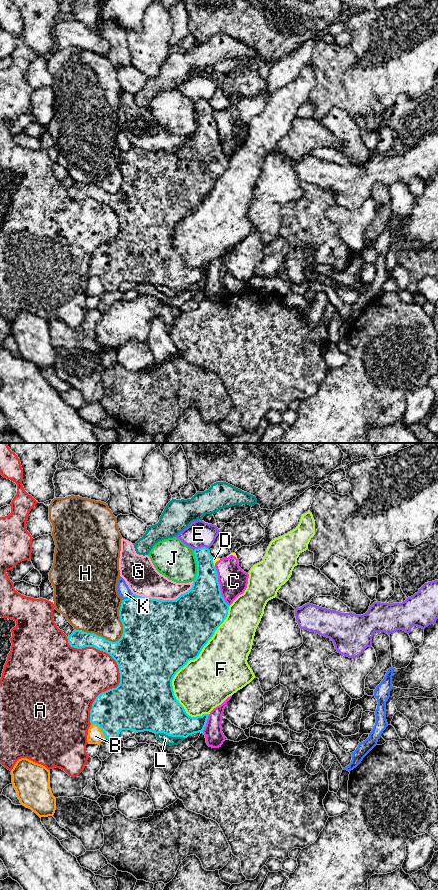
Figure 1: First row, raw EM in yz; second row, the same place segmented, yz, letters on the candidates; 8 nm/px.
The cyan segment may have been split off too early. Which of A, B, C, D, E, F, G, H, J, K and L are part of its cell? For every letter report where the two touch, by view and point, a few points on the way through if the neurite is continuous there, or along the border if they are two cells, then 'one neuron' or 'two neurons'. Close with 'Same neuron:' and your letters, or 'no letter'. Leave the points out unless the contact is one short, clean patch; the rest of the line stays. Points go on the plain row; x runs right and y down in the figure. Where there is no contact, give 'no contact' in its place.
A: meets cyan in yz at (119, 222); two neurons
B: meets cyan in yz at (100, 280); two neurons
C: meets cyan in yz at (219, 138); two neurons
D: meets cyan in yz at (212, 114); border along yz (212, 110), (214, 118); two neurons
E: meets cyan in yz at (201, 99); border along yz (208, 100), (201, 99), (194, 102); two neurons
F: meets cyan in yz at (189, 212); two neurons
G: meets cyan in yz at (165, 152); two neurons
H: meets cyan in yz at (116, 193); two neurons
J: meets cyan in yz at (197, 118); two neurons
K: meets cyan in yz at (128, 150); two neurons
L: meets cyan in yz at (170, 287); two neurons
Same neuron: no letter

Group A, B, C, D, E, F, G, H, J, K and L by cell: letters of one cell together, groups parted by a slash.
A / B / C D / E / F / G / H / J / K / L

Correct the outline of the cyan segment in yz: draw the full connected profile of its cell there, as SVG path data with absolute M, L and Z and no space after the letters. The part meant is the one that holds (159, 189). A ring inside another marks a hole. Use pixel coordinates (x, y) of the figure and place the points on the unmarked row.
M206 99L195 101L194 107L197 114L196 130L193 133L192 140L181 146L176 152L157 152L136 146L122 152L119 168L123 177L123 186L118 193L111 194L94 185L76 181L67 189L71 199L77 201L94 199L109 206L118 217L119 237L100 245L90 262L90 275L98 277L108 292L119 290L122 282L132 282L136 285L150 283L155 286L164 285L172 289L187 290L194 285L203 284L206 278L209 266L197 269L189 268L174 247L172 232L181 220L199 208L203 199L226 171L229 157L221 147L218 126L209 101Z

